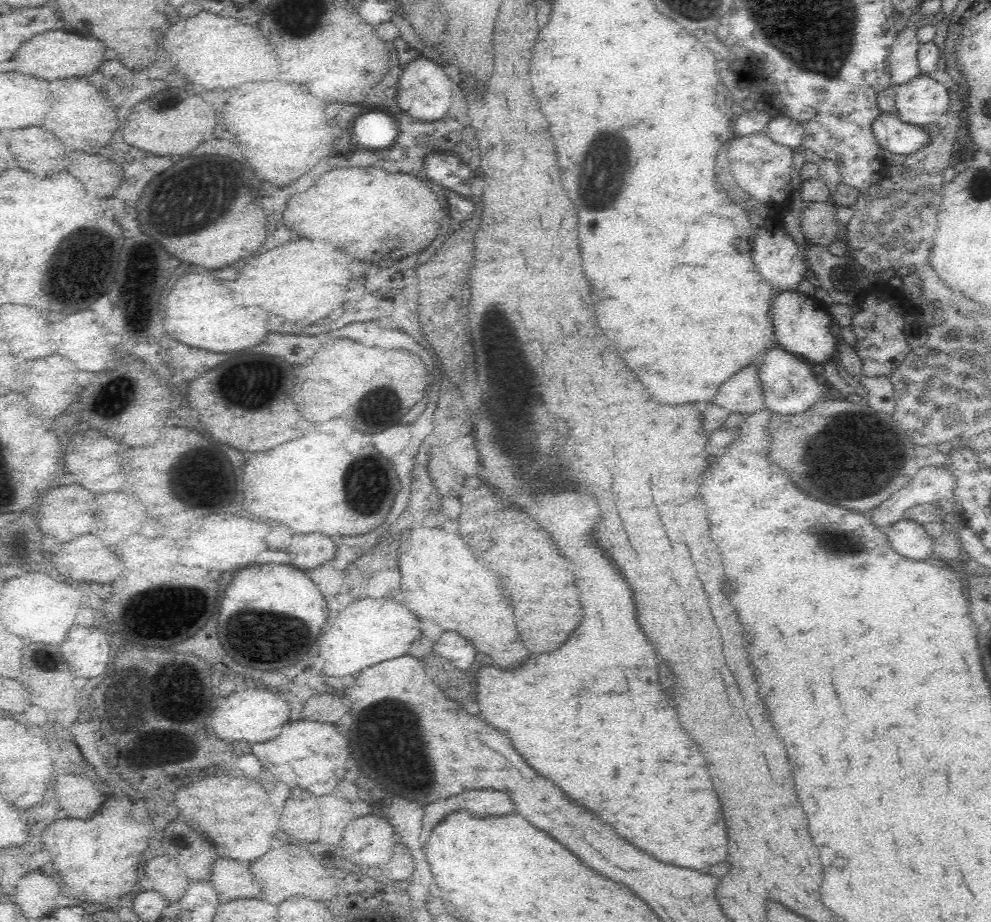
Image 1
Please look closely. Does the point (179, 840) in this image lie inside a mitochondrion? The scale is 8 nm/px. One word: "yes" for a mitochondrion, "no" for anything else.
no

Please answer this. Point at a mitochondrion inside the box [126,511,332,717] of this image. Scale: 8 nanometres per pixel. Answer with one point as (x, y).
(241, 620)

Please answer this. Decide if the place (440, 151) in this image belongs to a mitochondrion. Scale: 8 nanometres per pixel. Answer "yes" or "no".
no

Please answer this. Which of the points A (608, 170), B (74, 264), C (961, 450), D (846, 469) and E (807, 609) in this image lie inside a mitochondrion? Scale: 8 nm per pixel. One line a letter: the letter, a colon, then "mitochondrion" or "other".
A: mitochondrion
B: mitochondrion
C: other
D: mitochondrion
E: other

